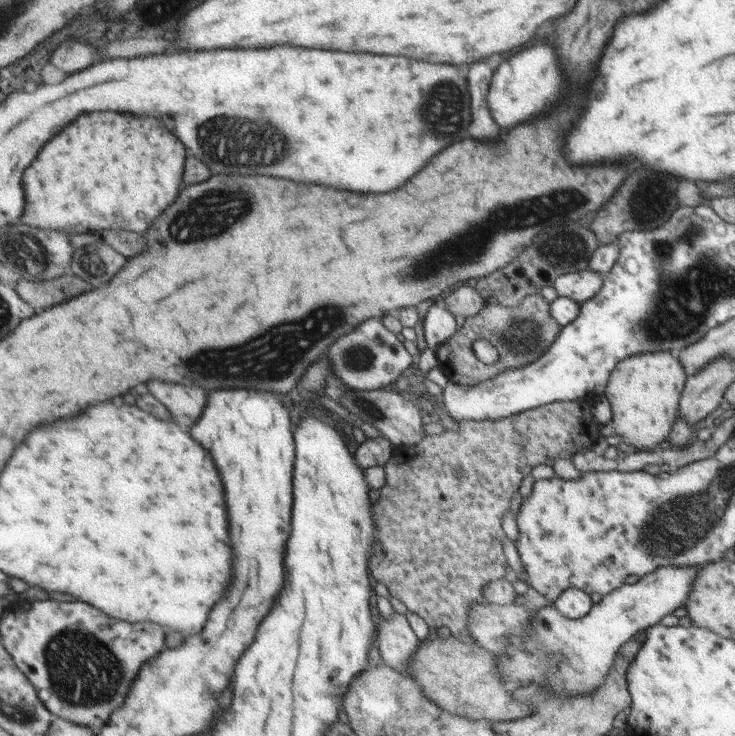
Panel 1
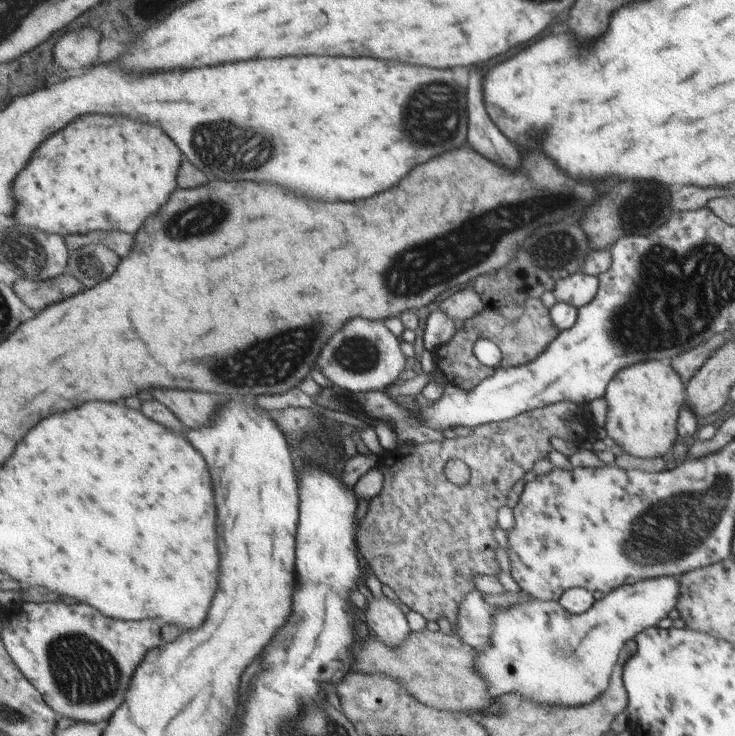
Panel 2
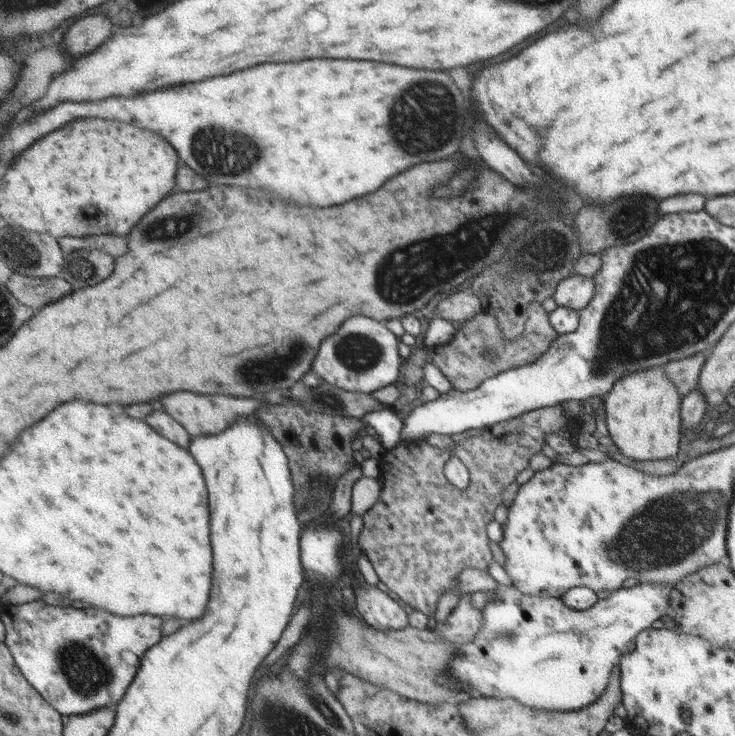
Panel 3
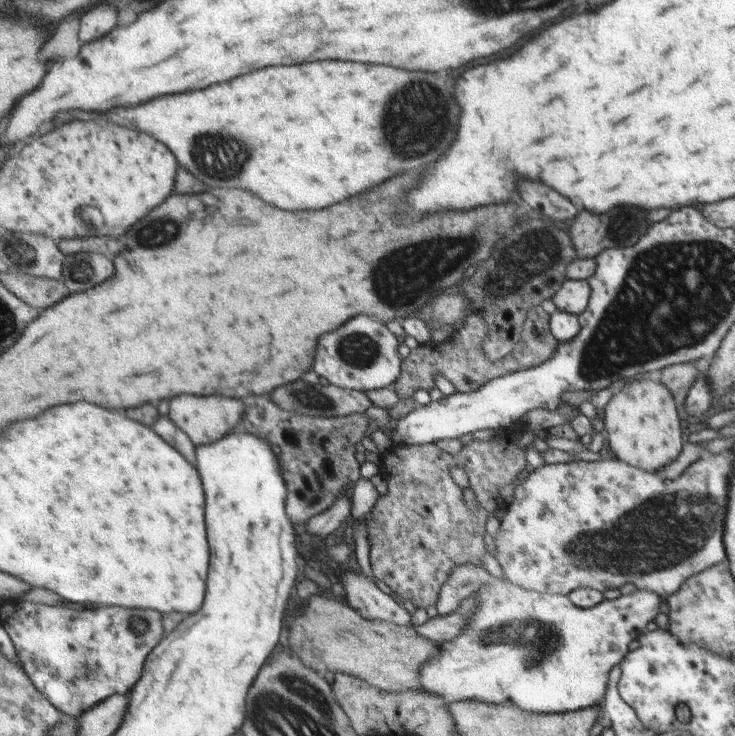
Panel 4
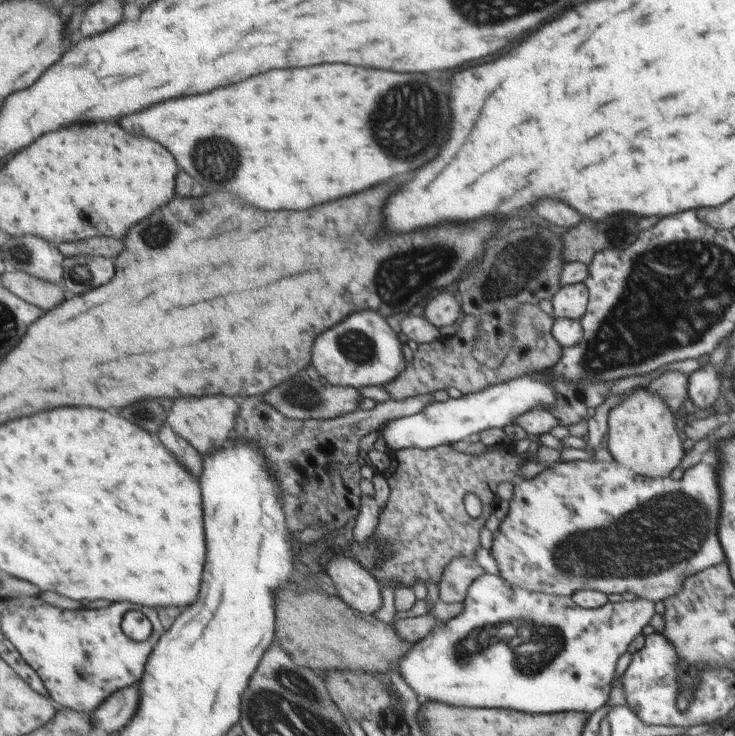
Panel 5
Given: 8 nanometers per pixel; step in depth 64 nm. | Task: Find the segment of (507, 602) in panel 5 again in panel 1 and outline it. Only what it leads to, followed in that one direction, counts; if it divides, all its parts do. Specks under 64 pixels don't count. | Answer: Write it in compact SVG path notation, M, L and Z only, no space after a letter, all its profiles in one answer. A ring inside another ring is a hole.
M699 566L694 568L660 568L651 575L643 576L635 584L624 584L610 595L603 596L601 602L593 604L590 612L582 618L564 618L554 604L541 607L536 618L526 624L526 632L512 632L506 636L502 652L492 652L498 660L498 678L506 684L554 684L560 686L554 694L588 694L600 688L608 678L608 672L615 666L616 655L634 636L656 626L664 616L673 614L680 608L692 588L694 576Z

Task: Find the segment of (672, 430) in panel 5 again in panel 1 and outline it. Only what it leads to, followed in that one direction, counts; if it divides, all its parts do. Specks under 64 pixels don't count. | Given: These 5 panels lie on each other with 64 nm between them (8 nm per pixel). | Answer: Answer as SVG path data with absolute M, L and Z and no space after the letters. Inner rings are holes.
M652 352L630 356L615 368L607 383L605 396L610 402L612 420L601 425L601 436L620 436L622 442L636 450L658 450L658 446L672 432L672 422L676 420L676 408L680 406L687 382L682 362L673 352Z

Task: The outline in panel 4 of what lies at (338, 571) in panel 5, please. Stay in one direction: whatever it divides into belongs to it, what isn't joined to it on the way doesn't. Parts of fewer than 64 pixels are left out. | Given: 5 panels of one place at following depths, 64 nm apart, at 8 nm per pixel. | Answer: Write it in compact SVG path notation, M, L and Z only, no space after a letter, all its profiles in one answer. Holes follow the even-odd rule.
M350 570L338 579L344 585L345 601L366 620L384 620L403 627L410 625L410 614L396 597L382 592L373 578Z

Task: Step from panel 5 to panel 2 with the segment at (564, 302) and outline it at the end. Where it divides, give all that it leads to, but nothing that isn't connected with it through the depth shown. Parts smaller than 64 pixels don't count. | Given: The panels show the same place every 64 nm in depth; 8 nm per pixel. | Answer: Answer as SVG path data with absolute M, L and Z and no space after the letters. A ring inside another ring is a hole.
M577 272L557 280L553 294L557 302L565 302L579 309L592 302L599 287L599 277Z

